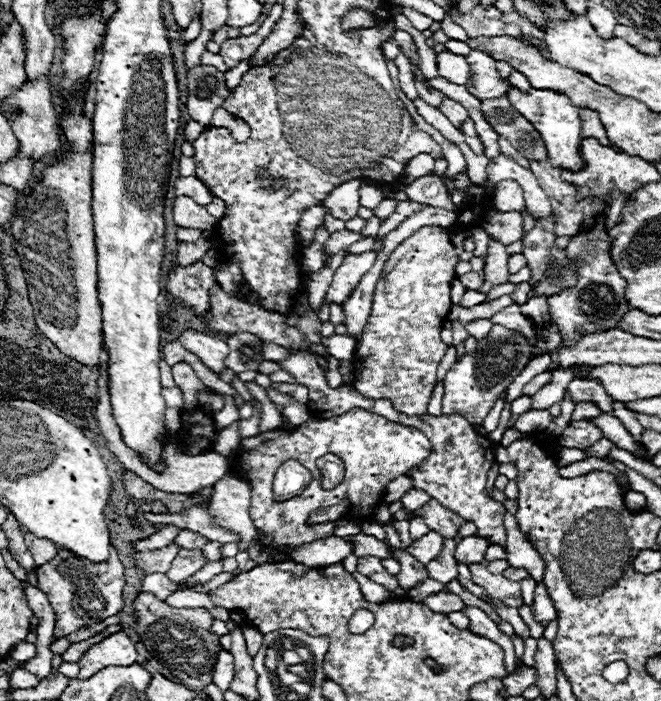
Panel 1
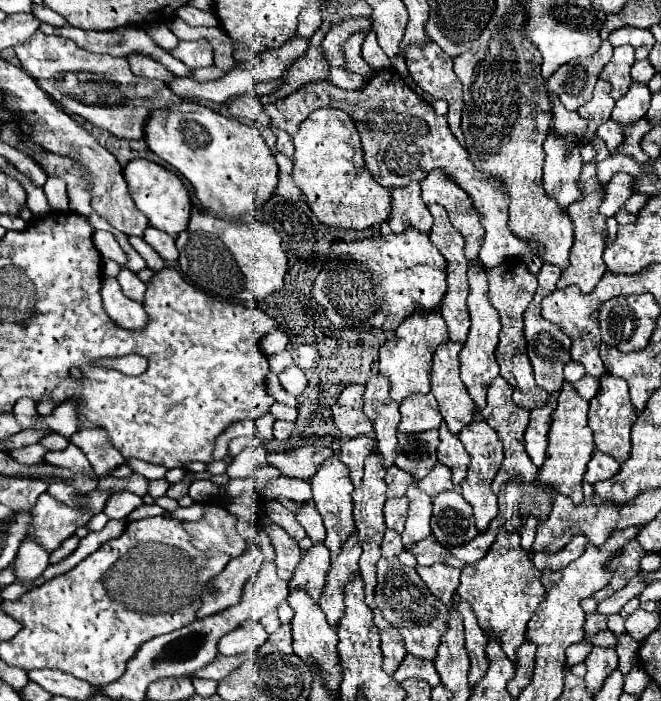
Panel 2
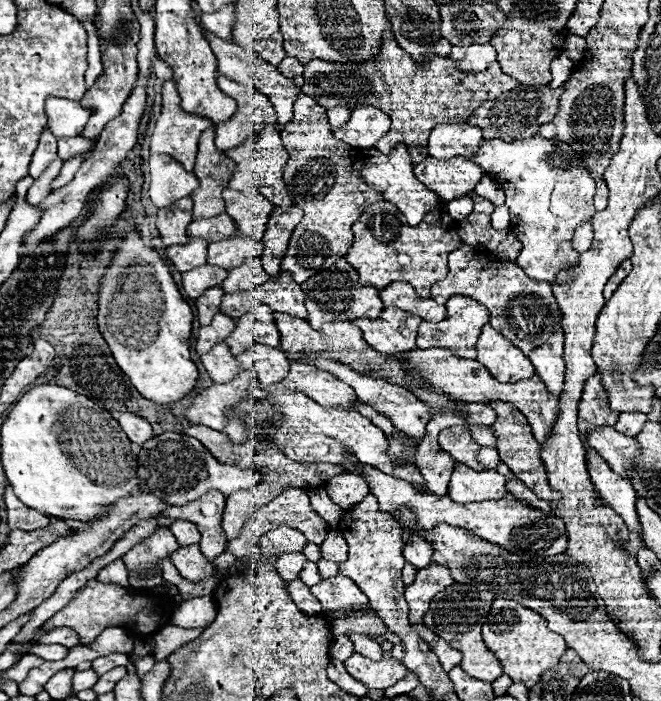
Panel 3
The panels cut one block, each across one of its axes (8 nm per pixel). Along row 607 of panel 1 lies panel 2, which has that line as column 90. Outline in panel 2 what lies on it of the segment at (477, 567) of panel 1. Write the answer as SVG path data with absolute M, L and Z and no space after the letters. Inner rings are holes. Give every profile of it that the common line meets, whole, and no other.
M44 492L32 508L34 520L30 524L28 536L38 540L48 552L60 546L62 540L72 536L76 528L86 526L92 518L88 510L68 506L56 500L52 494Z

